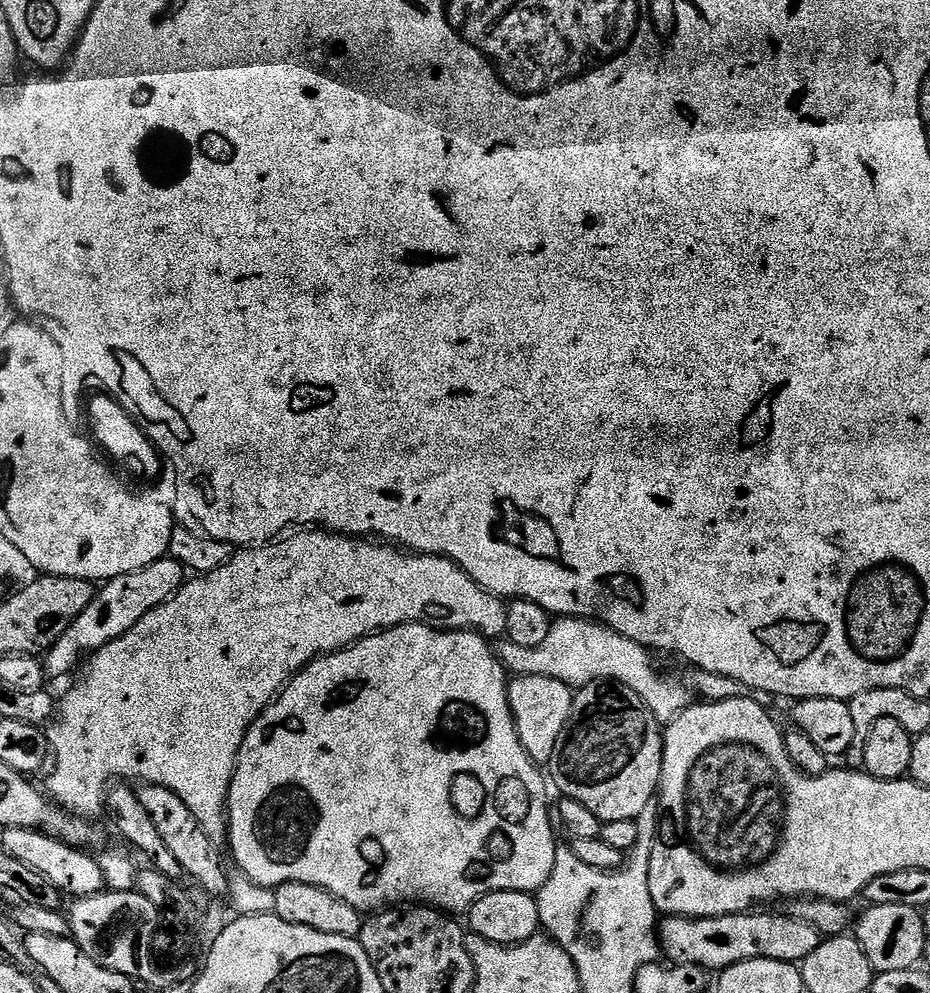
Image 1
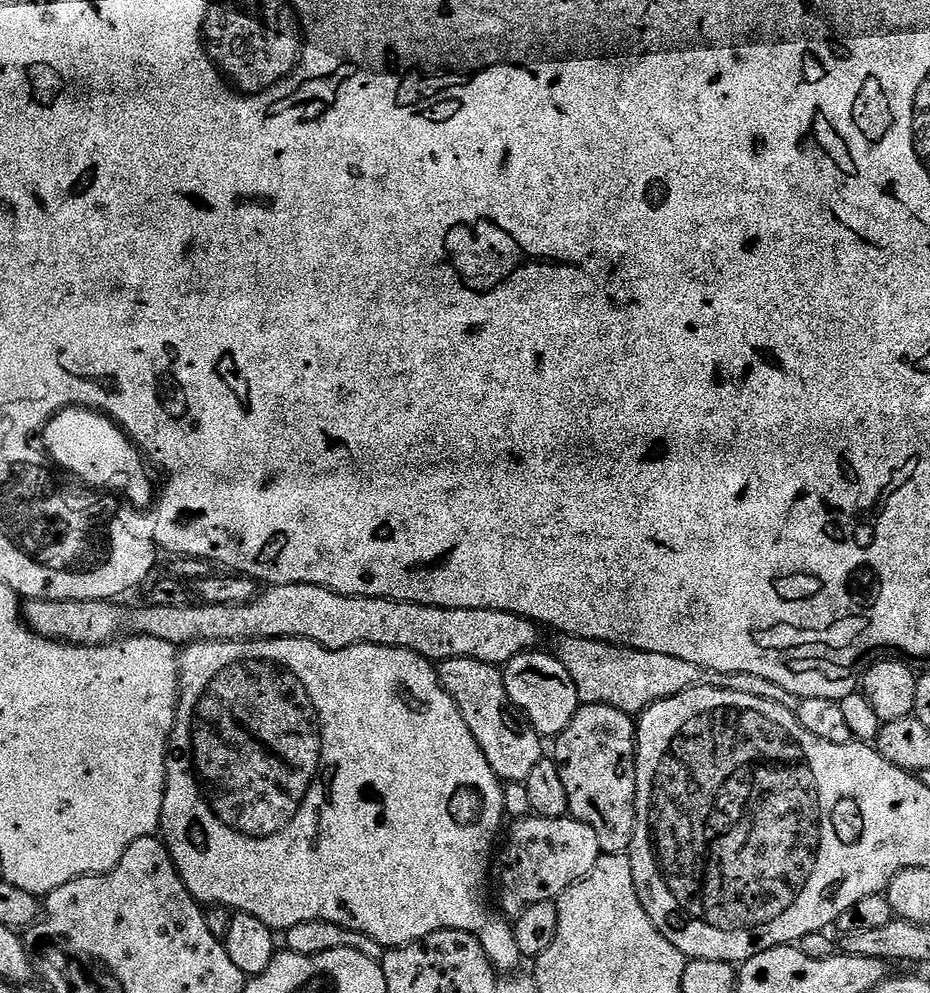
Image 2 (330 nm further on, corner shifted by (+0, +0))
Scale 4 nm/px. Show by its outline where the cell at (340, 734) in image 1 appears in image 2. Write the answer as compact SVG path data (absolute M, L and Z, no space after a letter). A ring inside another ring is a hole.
M231 640L230 642L206 642L189 644L179 653L180 662L180 698L176 701L176 721L172 737L168 739L168 761L166 761L166 786L164 787L164 801L160 815L159 831L162 839L168 846L168 853L176 863L176 870L180 873L182 882L192 899L204 906L219 906L231 910L233 913L245 912L254 914L254 918L266 922L273 930L287 930L298 926L298 922L314 922L315 920L329 920L343 928L358 930L374 942L378 942L386 950L401 948L407 944L418 942L435 932L458 930L471 932L479 936L486 954L490 958L492 967L500 974L512 974L522 963L518 950L518 942L512 933L512 924L503 915L495 911L488 912L488 867L492 864L492 843L500 832L500 823L506 820L504 815L504 784L500 777L494 774L490 762L486 762L486 754L478 746L474 734L470 734L470 726L466 726L466 718L462 718L462 710L450 698L447 690L440 685L440 673L434 667L433 661L425 656L414 654L410 650L391 648L390 646L374 646L373 644L355 644L342 650L323 648L312 640Z

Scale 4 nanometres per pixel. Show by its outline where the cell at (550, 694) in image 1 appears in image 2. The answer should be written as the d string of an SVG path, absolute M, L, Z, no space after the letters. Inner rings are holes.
M470 658L441 660L438 671L440 685L448 691L450 698L454 698L458 710L462 710L462 718L466 718L466 726L470 726L470 734L474 734L494 774L504 782L527 780L530 770L534 770L534 766L538 766L538 762L545 759L545 741L516 709L514 702L510 702L510 694L506 694L503 671L495 664Z

